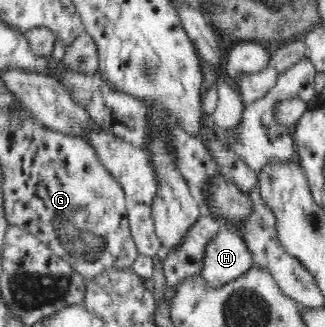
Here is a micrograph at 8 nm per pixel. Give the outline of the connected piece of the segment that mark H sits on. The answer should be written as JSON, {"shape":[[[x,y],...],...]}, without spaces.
{"shape":[[[222,228],[208,244],[201,274],[200,285],[218,288],[245,274],[253,267],[253,255],[235,232]]]}

